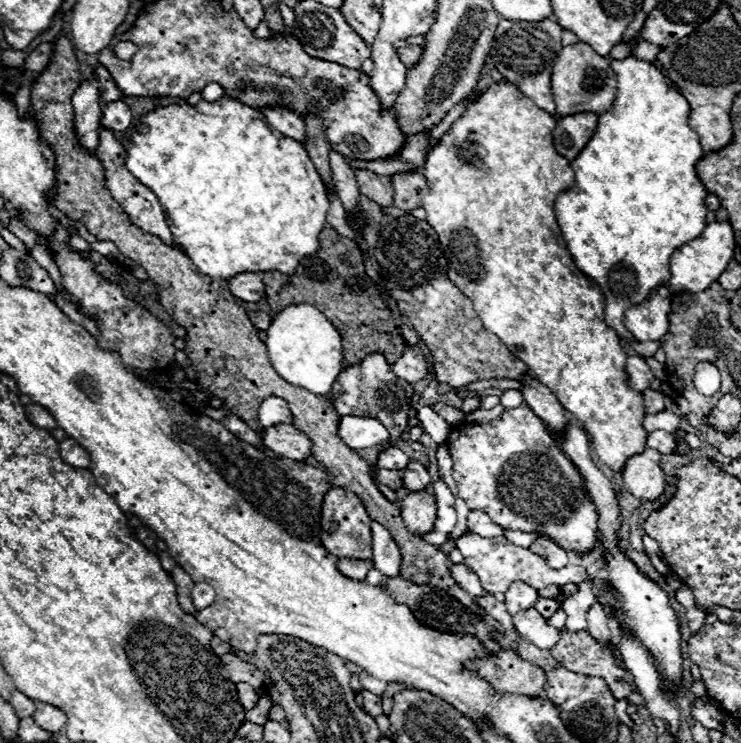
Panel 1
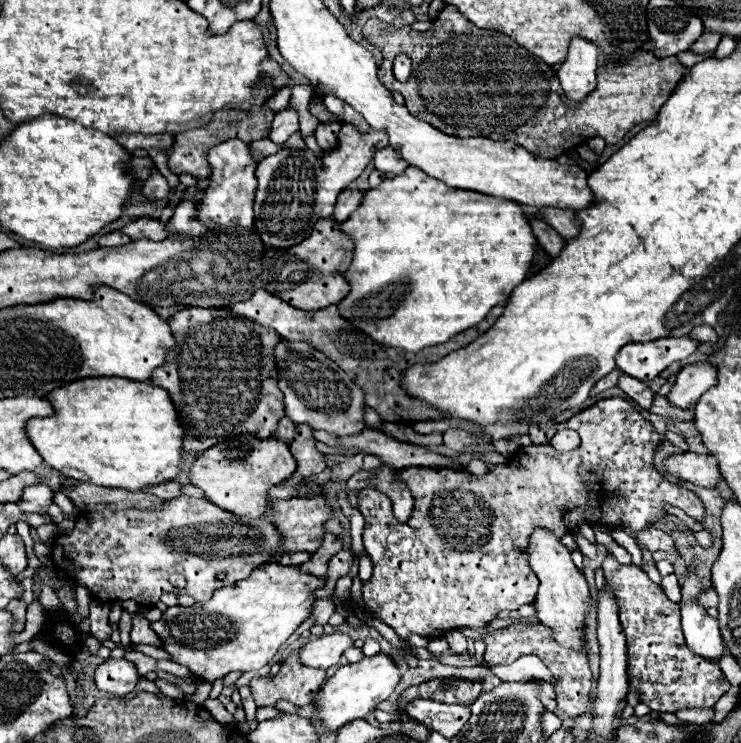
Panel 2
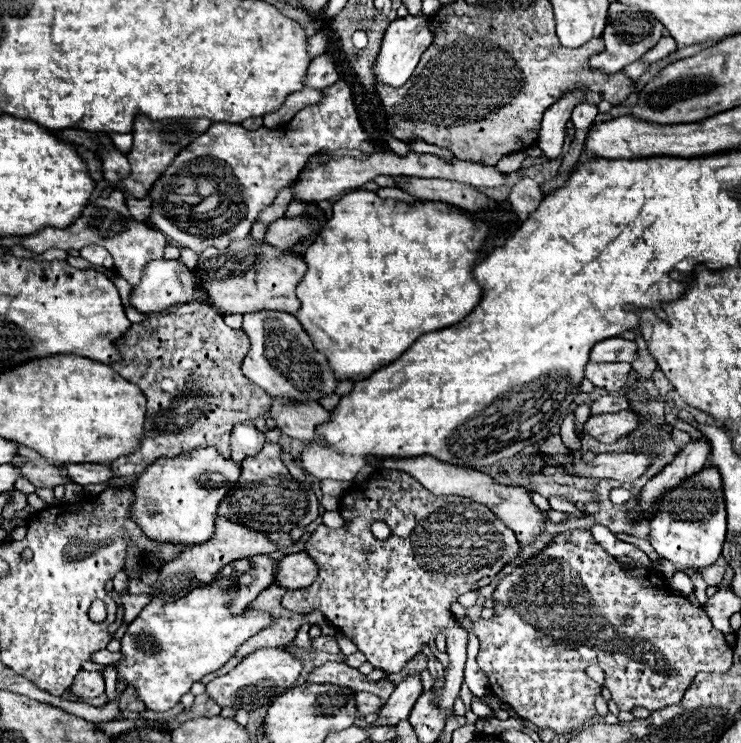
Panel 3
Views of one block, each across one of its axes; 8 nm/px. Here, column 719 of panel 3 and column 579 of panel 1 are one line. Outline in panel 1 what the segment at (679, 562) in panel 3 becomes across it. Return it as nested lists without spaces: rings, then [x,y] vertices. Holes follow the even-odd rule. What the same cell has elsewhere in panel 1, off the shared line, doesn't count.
[[[526,402],[518,408],[506,408],[498,418],[486,424],[452,426],[446,448],[450,450],[454,462],[452,478],[458,486],[458,496],[468,504],[468,508],[486,512],[490,520],[504,530],[524,530],[536,536],[546,536],[578,558],[598,546],[598,514],[588,498],[588,492],[584,490],[584,480]]]

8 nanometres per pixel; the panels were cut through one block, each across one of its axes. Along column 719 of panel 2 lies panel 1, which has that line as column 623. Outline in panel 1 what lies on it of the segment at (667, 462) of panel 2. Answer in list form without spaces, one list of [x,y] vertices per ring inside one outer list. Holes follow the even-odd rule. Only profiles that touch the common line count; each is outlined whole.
[[[646,448],[642,454],[636,454],[626,460],[622,480],[626,490],[642,500],[658,498],[668,486],[660,468],[660,454],[652,448]]]

